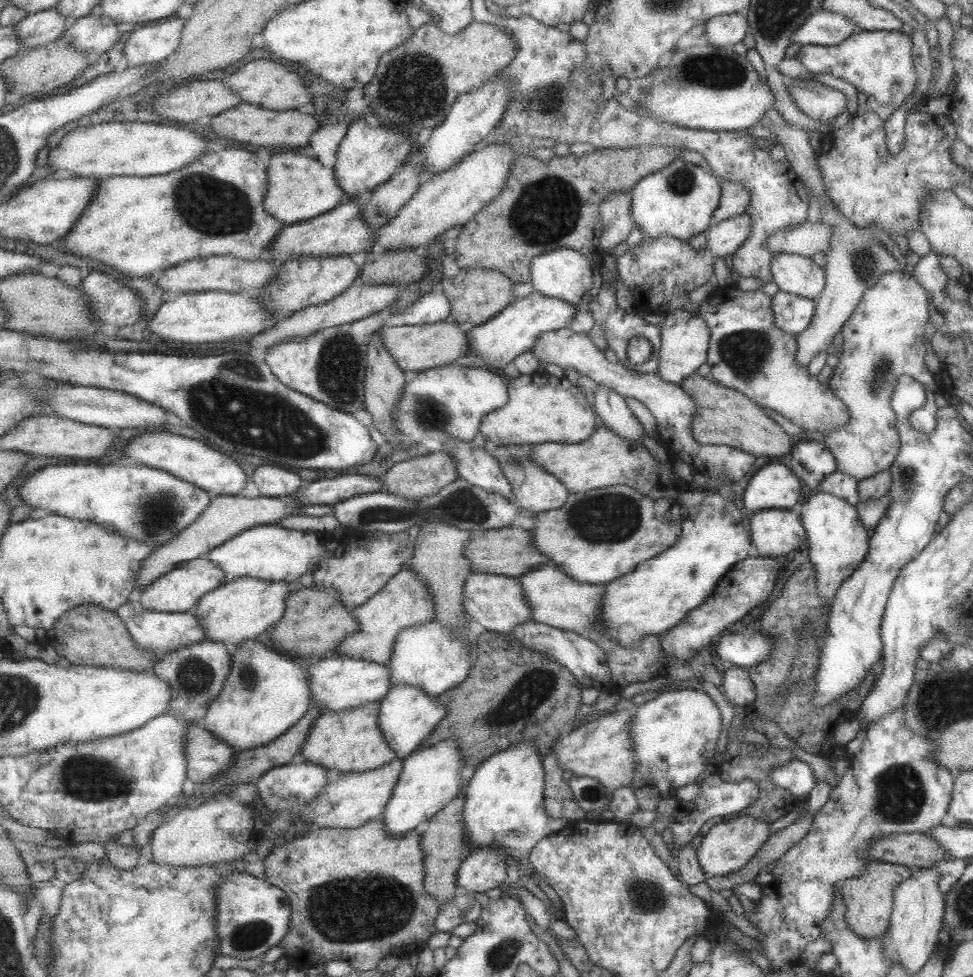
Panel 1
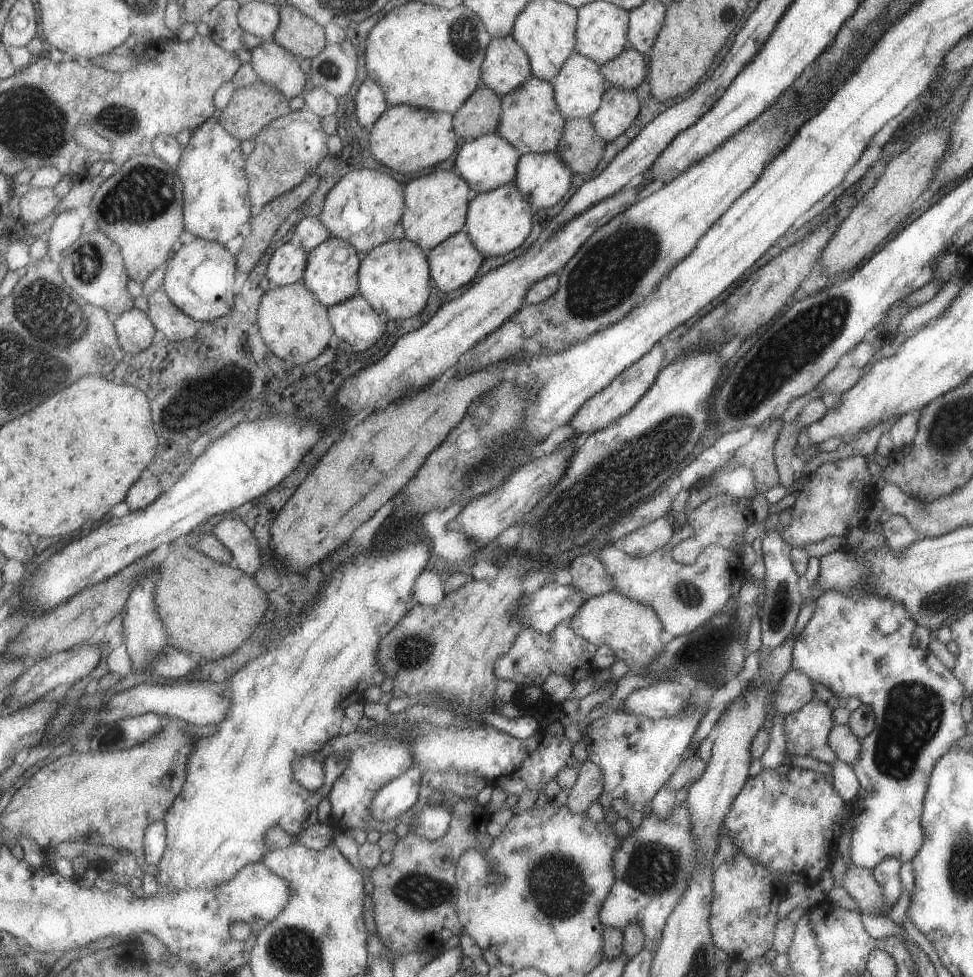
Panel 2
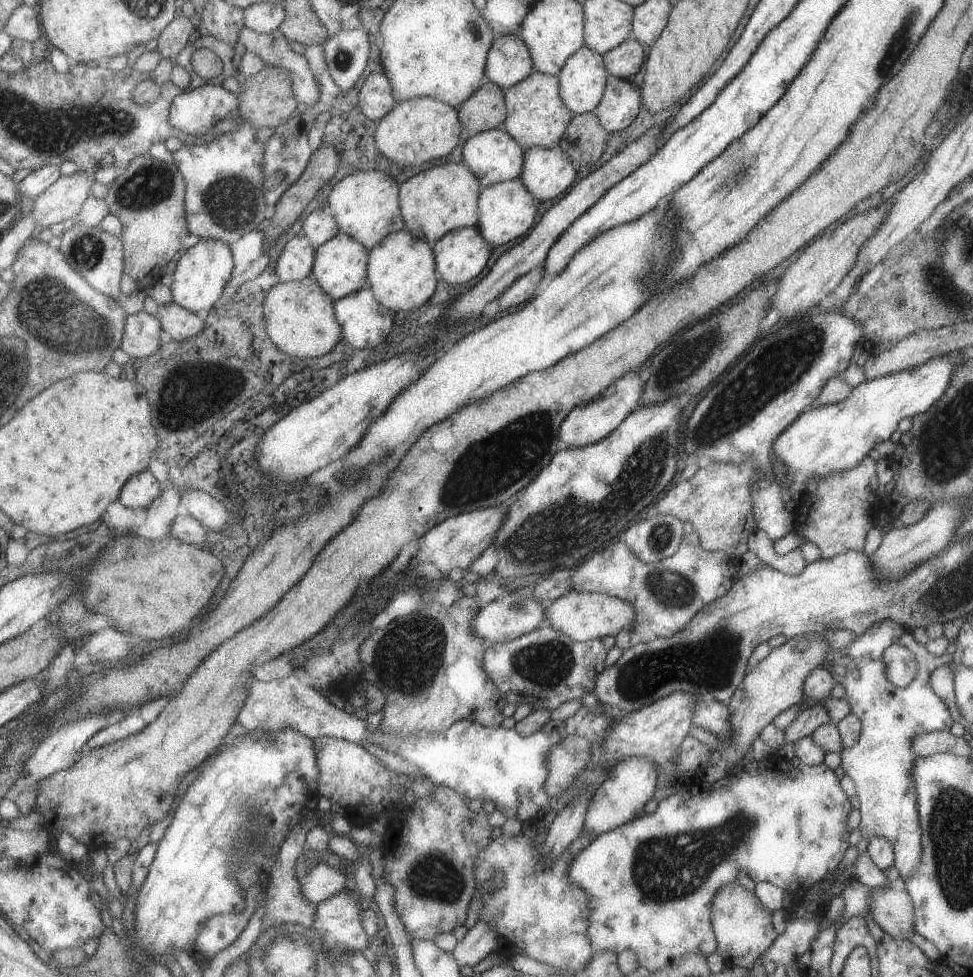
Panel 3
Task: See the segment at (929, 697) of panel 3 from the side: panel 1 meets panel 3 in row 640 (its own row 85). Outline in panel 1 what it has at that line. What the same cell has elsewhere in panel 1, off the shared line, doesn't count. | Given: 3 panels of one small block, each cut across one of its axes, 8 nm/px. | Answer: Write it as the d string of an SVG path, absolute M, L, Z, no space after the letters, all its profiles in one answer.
M856 30L836 45L801 45L794 57L803 64L810 76L815 73L830 74L849 82L855 92L865 95L866 109L885 121L915 90L917 75L911 49L912 40L900 30Z

